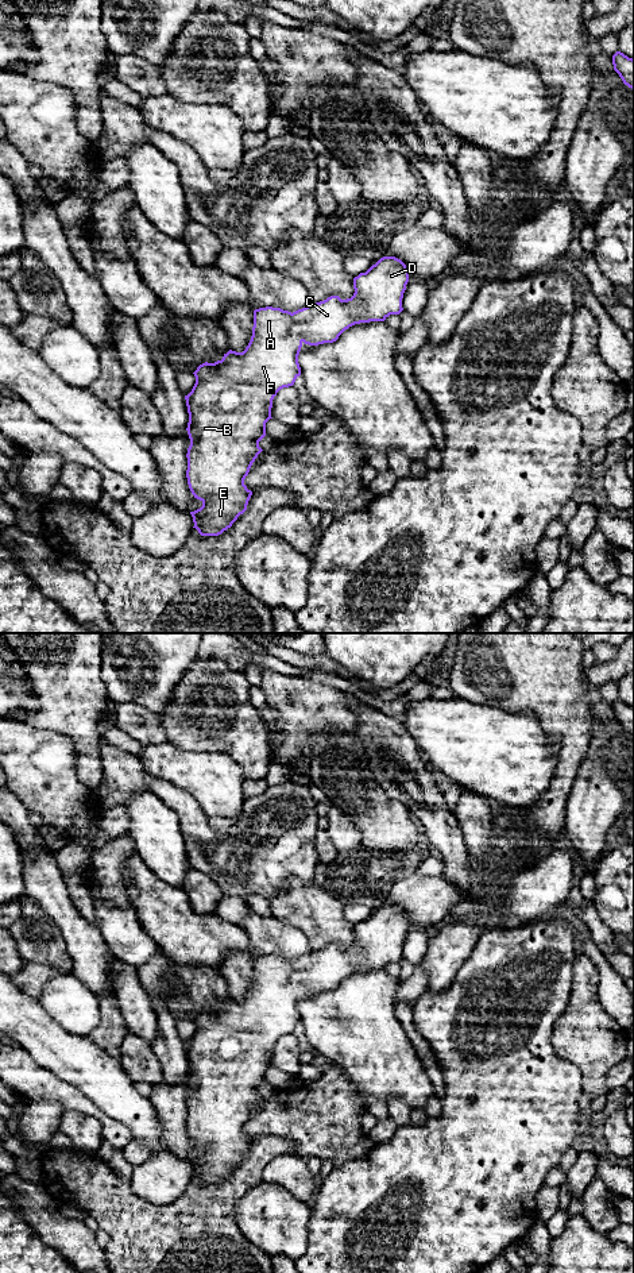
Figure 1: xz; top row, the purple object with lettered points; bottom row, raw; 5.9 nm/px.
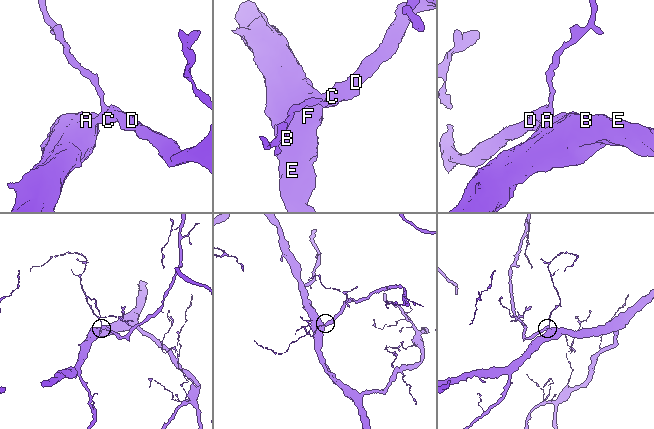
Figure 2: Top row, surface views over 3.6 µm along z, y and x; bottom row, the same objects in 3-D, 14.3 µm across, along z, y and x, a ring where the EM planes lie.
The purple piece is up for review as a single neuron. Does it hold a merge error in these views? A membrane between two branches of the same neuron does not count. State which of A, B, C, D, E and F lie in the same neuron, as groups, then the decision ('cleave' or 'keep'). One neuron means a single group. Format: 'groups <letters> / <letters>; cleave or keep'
groups A B C D E F; keep

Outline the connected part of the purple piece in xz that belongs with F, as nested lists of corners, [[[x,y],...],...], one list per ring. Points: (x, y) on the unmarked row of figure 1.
[[[383,904],[353,926],[351,946],[330,944],[293,961],[272,954],[255,957],[252,984],[246,998],[229,998],[221,1008],[197,1015],[193,1021],[196,1031],[185,1044],[190,1087],[186,1126],[192,1142],[202,1150],[200,1157],[190,1160],[193,1176],[201,1184],[221,1183],[247,1158],[252,1139],[244,1127],[263,1099],[259,1089],[266,1084],[266,1071],[272,1066],[274,1045],[281,1037],[293,1034],[301,1023],[298,1003],[302,992],[333,991],[355,972],[384,969],[390,963],[399,963],[407,930],[406,913],[395,904]]]

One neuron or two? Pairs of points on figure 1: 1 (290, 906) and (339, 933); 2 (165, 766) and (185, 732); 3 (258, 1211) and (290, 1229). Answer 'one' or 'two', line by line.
1: one
2: two
3: one

